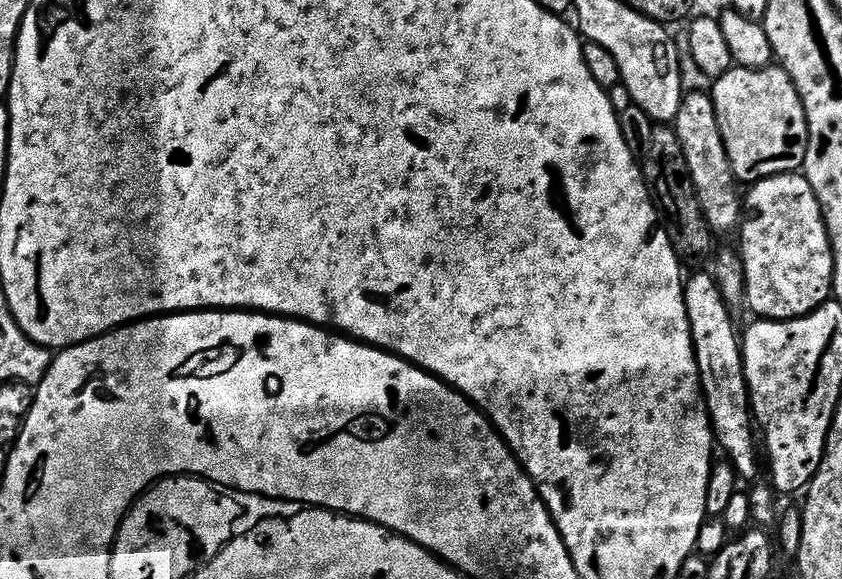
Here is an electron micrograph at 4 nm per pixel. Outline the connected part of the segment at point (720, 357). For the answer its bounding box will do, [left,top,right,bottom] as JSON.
[684,271,758,481]

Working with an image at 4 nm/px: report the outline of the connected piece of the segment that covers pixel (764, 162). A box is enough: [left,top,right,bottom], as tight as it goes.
[710,66,808,186]

